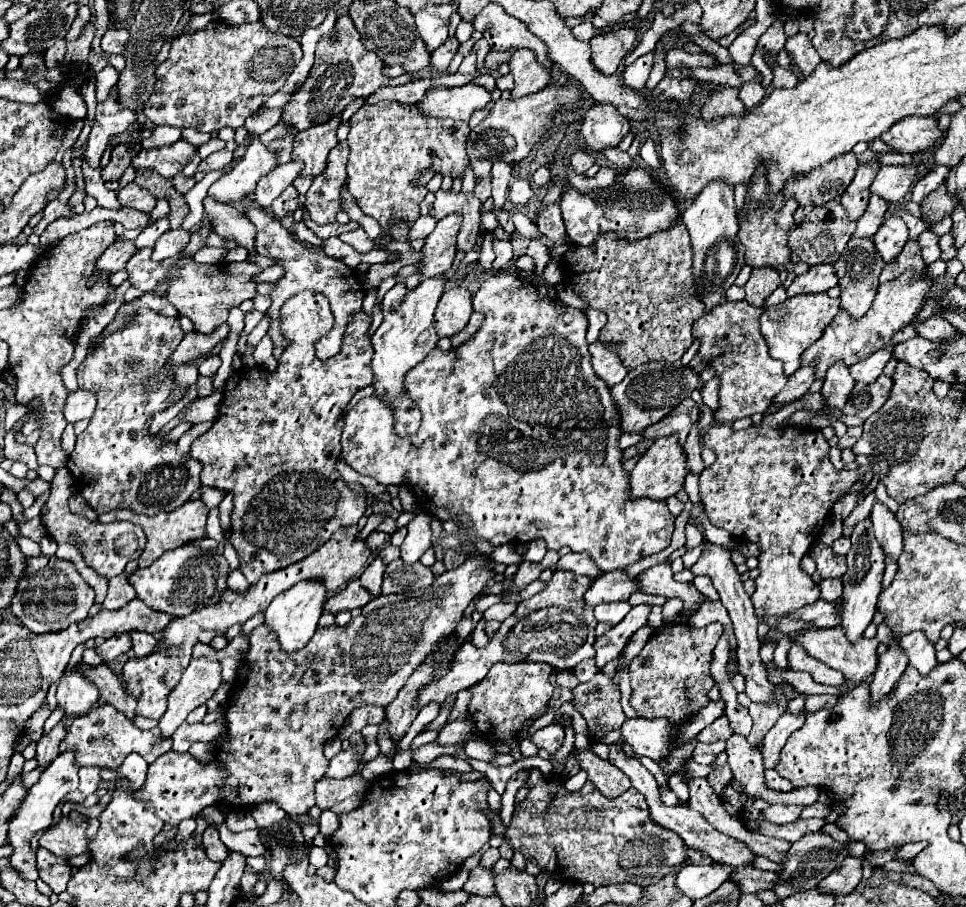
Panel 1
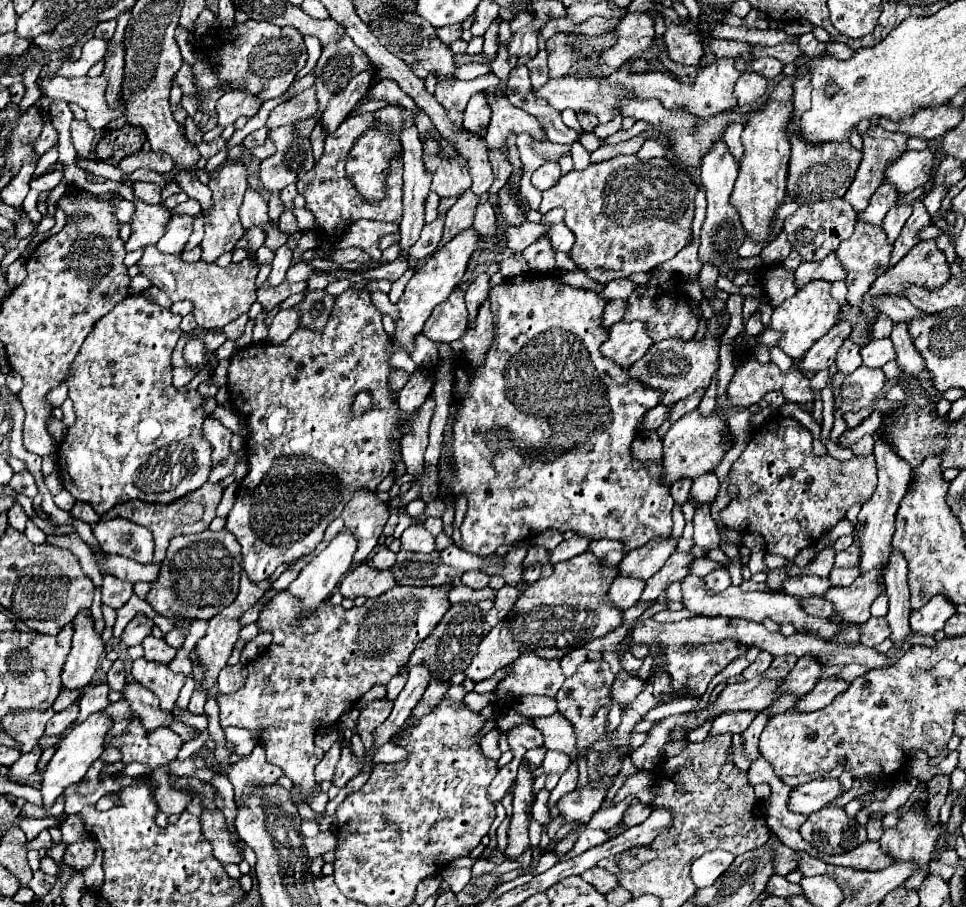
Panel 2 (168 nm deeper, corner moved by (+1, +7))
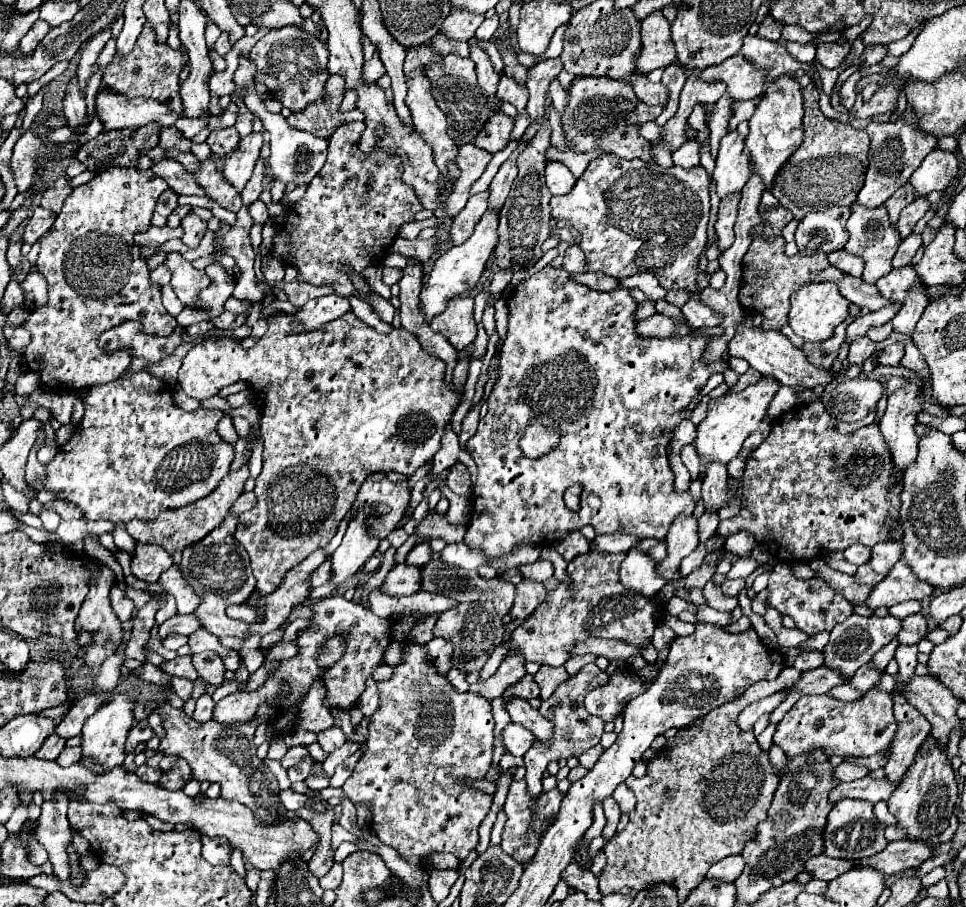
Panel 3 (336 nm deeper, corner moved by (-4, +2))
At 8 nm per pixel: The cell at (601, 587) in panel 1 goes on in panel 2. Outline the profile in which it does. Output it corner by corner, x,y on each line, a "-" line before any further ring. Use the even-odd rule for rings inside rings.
675,540
647,542
647,546
627,552
627,556
619,562
617,570
619,570
619,574
629,574
637,580
647,580
649,576
653,576
655,572
661,570
661,566
667,562
667,558
675,552
675,546
677,546

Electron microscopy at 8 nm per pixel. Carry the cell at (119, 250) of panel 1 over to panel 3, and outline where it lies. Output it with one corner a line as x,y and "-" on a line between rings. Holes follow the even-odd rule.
168,225
166,227
150,227
146,233
138,233
134,237
134,241
142,247
160,247
162,243
170,241
170,239
180,239
182,237
182,227
176,227
176,229
170,229

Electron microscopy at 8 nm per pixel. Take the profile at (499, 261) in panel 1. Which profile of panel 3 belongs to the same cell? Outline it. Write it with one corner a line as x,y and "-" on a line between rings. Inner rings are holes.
520,139
516,151
502,163
500,171
496,173
496,177
494,177
492,185
490,185
490,199
488,199
488,207
490,207
490,209
496,209
496,207
500,209
502,203
504,203
504,199
508,197
508,191
510,191
510,187
512,187
512,181
514,181
514,177
516,177
516,173
518,173
516,157
526,149
526,143
528,143
528,141
522,141
522,139

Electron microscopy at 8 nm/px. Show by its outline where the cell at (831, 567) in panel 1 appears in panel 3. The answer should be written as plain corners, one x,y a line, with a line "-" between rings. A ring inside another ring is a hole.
884,541
872,547
872,559
868,561
868,565
872,565
876,573
884,575
900,559
902,559
902,541

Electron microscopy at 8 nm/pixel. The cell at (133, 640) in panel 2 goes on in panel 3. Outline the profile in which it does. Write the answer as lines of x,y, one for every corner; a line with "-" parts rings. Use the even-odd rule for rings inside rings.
174,615
172,619
164,621
160,627
158,627
158,633
160,633
160,639
172,635
172,633
180,633
180,635
190,635
194,633
196,629
200,629
200,623
198,623
198,617
196,615

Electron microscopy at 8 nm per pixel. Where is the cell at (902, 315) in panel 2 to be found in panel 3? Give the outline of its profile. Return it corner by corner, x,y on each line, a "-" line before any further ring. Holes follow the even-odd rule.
776,207
768,211
760,211
762,215
762,227
752,229
752,243
746,255
742,257
742,283
740,283
740,293
738,301
740,305
750,311
750,313
760,313
762,315
762,329
780,329
788,325
788,299
794,289
798,289
804,283
820,283
820,281
832,281
840,287
840,293
854,305
860,305
868,311
878,311
882,309
888,301
880,295
876,285
864,283
858,277
846,275
832,267
826,259
826,255
794,255
788,257
784,253
784,237
782,229
784,223
792,221
792,213
786,207

